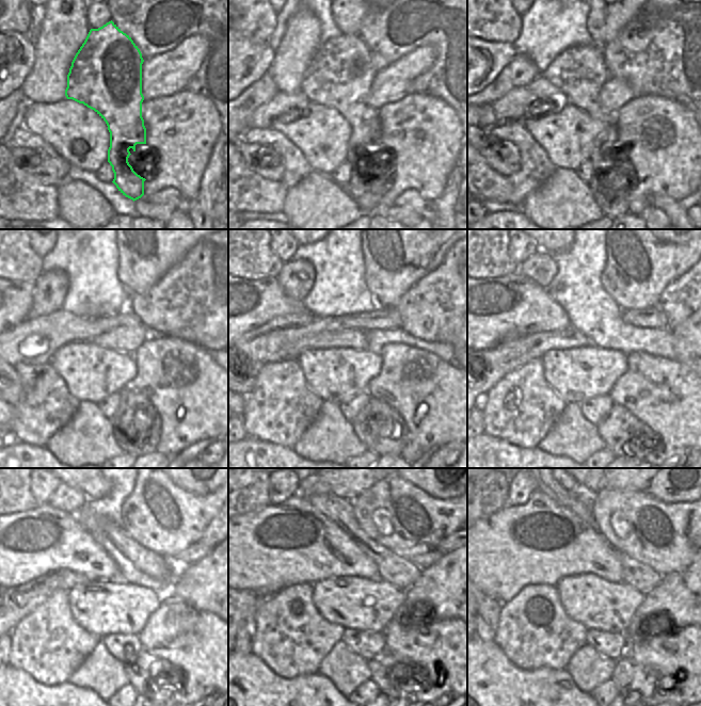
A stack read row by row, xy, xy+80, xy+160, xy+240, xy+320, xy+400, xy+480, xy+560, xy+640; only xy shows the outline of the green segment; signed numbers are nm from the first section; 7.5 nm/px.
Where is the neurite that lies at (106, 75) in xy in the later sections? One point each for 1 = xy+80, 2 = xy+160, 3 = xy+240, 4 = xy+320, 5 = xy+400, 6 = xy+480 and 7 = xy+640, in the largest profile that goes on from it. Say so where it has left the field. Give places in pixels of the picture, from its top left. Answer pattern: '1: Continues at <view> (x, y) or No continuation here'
1: Continues at xy+80 (339, 76)
2: Continues at xy+160 (579, 71)
3: Continues at xy+240 (131, 429)
4: Continues at xy+320 (370, 426)
5: Continues at xy+400 (620, 430)
6: Continues at xy+480 (149, 675)
7: Continues at xy+640 (633, 682).

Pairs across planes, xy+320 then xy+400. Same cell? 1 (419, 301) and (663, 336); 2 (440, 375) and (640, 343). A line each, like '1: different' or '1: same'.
1: different
2: different

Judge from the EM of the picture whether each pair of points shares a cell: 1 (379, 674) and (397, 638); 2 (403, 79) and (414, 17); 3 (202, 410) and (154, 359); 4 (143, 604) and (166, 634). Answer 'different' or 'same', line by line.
1: different
2: different
3: same
4: different

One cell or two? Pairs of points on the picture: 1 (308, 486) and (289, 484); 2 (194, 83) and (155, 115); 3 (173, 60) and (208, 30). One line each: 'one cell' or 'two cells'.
1: two cells
2: two cells
3: two cells

